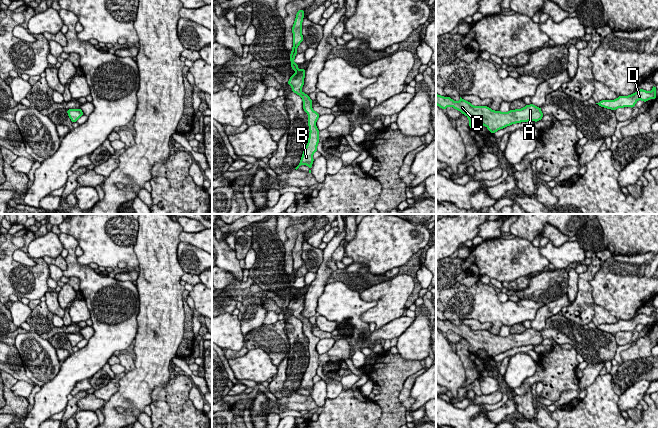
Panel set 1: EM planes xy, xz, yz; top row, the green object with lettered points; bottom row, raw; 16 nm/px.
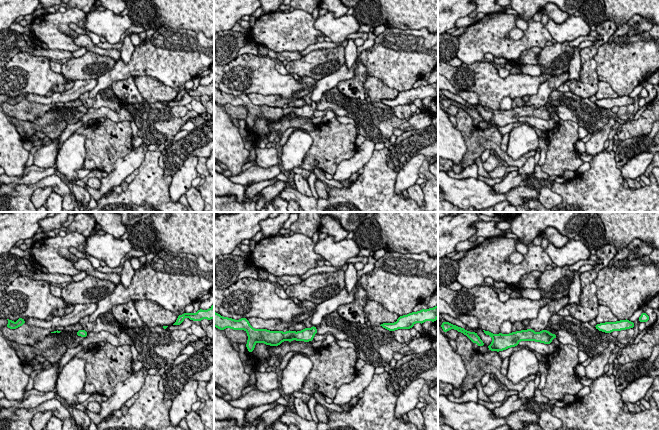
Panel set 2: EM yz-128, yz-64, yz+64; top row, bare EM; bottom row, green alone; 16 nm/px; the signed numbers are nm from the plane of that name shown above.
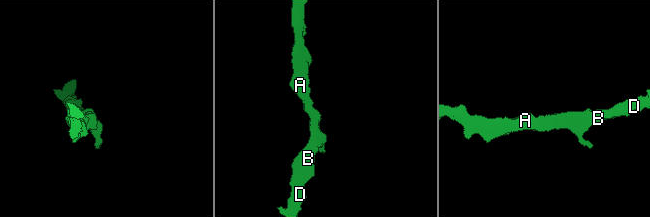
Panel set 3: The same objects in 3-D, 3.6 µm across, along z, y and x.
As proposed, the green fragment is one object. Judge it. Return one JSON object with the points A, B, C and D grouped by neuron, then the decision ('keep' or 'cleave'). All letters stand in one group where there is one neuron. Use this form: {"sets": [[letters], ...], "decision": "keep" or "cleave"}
{"sets": [["A", "B", "C", "D"]], "decision": "keep"}

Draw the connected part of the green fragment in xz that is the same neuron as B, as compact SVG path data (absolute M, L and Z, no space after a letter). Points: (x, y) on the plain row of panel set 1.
M298 234L295 242L295 246L292 251L293 256L293 272L290 278L291 292L296 296L293 298L288 309L292 311L292 315L302 321L303 333L308 338L308 349L309 349L309 363L308 367L303 375L301 385L294 394L299 394L301 389L307 389L310 393L312 392L312 387L314 385L313 378L317 375L317 369L319 367L319 354L316 351L316 345L320 341L320 338L312 333L312 324L309 319L303 317L301 312L304 309L305 293L298 293L298 288L294 286L294 282L297 278L297 271L303 265L302 260L302 245L304 242L304 234Z

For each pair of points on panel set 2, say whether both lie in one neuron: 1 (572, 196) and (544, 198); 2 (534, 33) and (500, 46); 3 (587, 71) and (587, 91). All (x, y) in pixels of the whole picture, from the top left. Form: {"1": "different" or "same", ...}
{"1": "different", "2": "same", "3": "same"}

